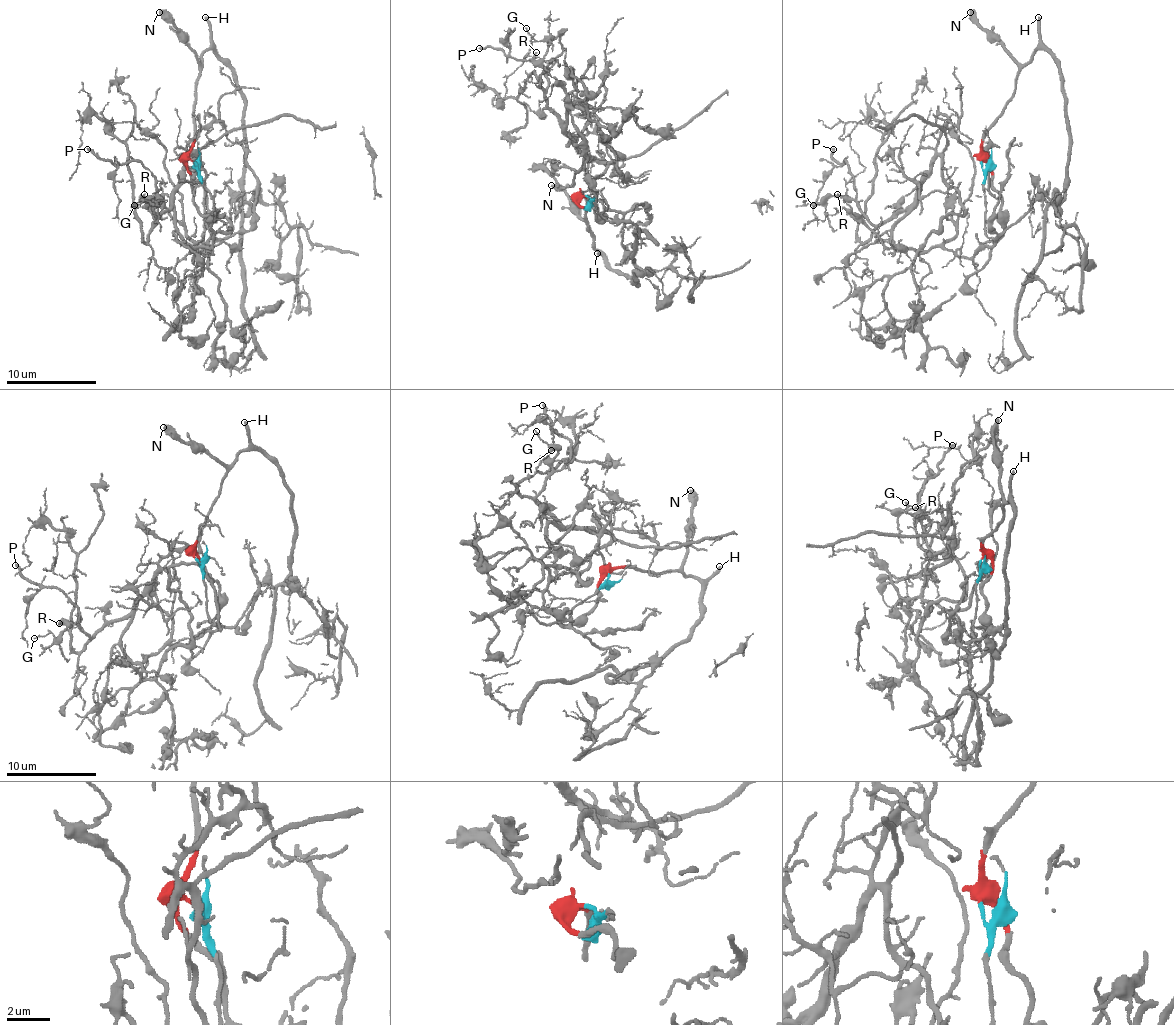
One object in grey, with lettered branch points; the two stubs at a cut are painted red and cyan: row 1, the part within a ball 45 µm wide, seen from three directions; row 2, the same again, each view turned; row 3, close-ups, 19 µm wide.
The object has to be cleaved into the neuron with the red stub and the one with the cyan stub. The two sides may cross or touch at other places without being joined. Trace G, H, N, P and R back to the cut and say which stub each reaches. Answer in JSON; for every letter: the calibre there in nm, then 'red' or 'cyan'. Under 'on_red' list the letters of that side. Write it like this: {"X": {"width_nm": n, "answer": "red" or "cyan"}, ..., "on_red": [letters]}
{"G": {"width_nm": 110, "answer": "cyan"}, "H": {"width_nm": 280, "answer": "red"}, "N": {"width_nm": 500, "answer": "red"}, "P": {"width_nm": 220, "answer": "cyan"}, "R": {"width_nm": 170, "answer": "cyan"}, "on_red": ["H", "N"]}

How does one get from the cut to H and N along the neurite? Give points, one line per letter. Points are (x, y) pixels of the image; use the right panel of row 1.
H: (980, 162), (983, 133), (1012, 97), (1016, 72), (1039, 45), (1039, 16)
N: (980, 162), (983, 133), (1012, 97), (1019, 63), (980, 30), (969, 12)

